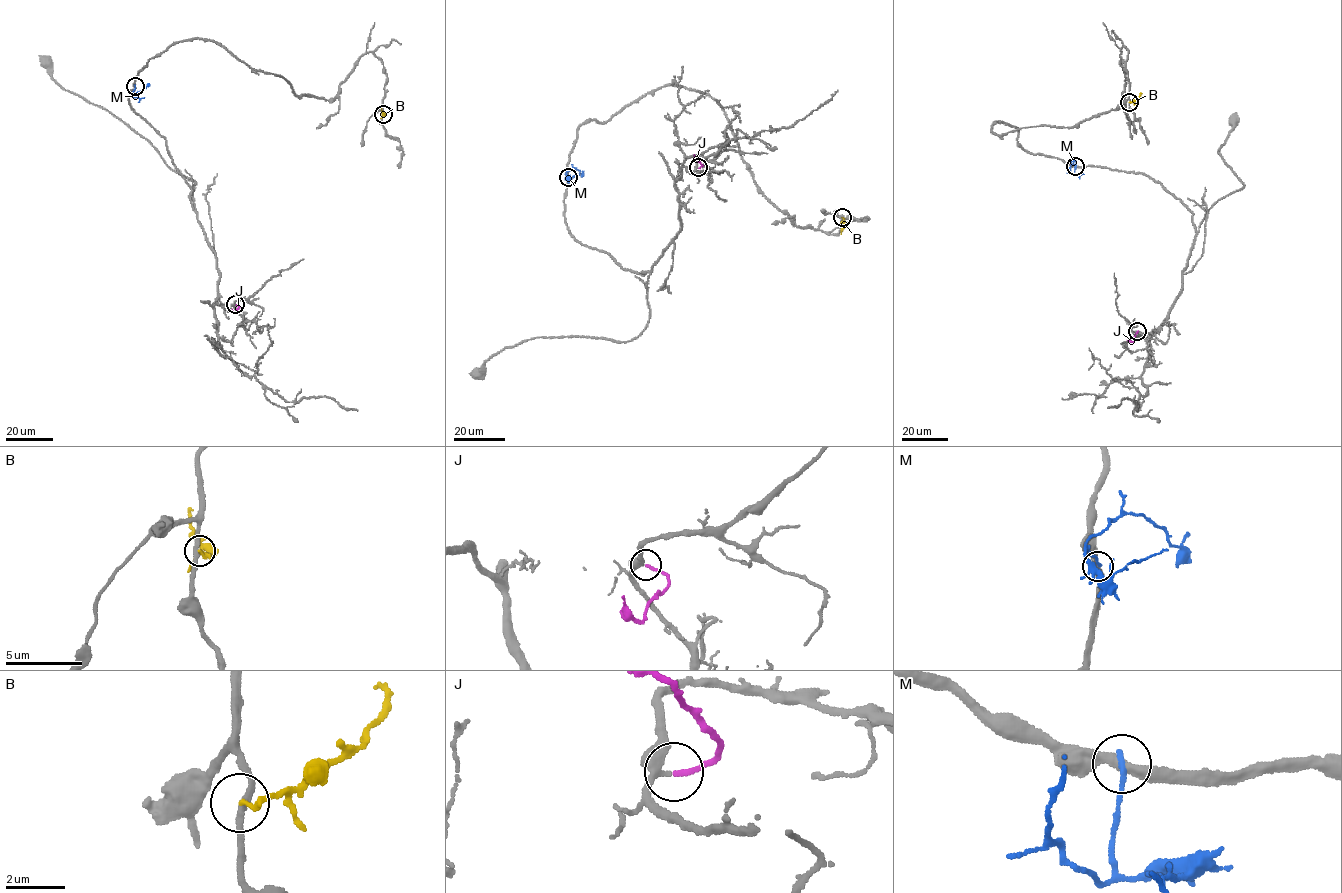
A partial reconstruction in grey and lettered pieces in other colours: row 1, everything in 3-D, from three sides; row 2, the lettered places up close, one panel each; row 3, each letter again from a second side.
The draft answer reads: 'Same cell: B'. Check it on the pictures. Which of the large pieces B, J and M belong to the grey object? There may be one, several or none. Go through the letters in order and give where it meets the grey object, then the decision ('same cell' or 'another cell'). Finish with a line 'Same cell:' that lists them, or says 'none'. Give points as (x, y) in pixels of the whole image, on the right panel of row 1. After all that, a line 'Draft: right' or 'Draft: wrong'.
B: contact (1129, 102); another cell
J: contact (1137, 331); same cell
M: contact (1075, 166); another cell
Same cell: J
Draft: wrong

